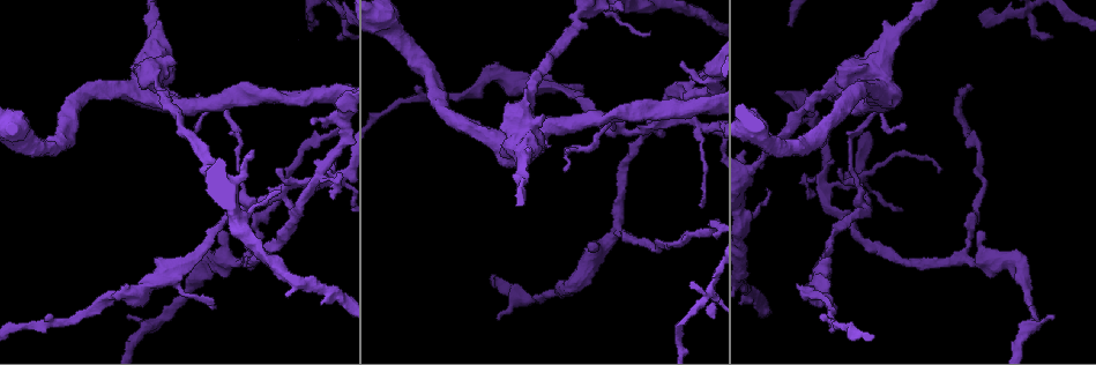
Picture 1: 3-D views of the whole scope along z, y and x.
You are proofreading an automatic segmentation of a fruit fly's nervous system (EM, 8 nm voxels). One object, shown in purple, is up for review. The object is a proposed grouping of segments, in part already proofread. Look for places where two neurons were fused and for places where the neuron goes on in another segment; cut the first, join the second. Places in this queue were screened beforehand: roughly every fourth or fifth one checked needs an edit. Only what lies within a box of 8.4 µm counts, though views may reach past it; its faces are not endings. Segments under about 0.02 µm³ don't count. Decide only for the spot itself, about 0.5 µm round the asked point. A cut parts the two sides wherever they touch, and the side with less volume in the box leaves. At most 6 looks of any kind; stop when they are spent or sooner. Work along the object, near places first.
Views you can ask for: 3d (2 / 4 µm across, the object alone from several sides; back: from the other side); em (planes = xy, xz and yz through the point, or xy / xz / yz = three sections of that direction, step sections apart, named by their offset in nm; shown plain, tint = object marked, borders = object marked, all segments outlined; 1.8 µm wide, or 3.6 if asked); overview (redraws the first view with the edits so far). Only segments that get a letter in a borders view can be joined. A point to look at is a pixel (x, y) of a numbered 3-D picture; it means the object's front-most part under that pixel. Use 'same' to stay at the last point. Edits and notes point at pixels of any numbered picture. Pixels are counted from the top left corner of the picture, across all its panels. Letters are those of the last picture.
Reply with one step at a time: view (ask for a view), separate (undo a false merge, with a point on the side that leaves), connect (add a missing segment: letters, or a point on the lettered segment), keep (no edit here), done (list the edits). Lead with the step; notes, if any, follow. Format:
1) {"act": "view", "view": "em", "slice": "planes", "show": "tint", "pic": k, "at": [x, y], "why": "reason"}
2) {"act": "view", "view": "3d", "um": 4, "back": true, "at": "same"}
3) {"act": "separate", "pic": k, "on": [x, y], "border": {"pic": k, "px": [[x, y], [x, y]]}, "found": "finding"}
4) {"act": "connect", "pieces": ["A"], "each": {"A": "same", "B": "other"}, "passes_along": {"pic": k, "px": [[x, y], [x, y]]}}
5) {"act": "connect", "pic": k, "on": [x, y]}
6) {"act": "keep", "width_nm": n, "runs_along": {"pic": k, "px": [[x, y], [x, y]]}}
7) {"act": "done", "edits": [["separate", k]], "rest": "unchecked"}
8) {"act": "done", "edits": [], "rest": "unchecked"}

{"act": "view", "view": "em", "slice": "planes", "show": "tint", "pic": 1, "at": [333, 174], "why": "looks like a crossing"}

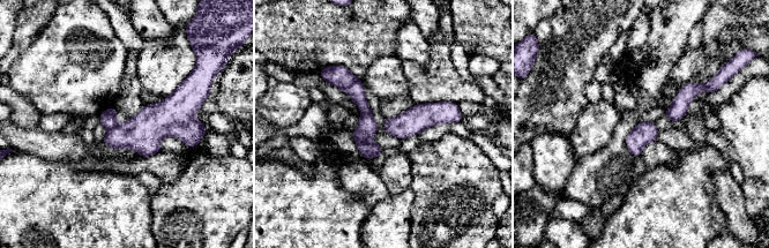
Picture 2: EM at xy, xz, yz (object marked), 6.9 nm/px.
{"act": "view", "view": "em", "slice": "planes", "show": "borders", "at": "same"}

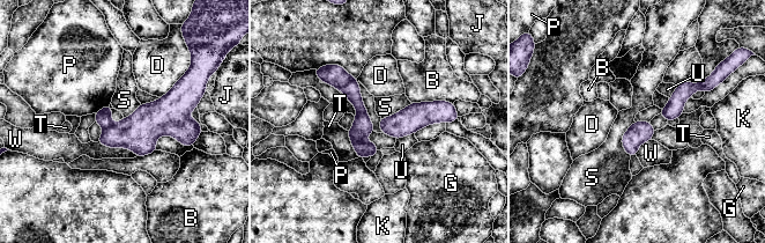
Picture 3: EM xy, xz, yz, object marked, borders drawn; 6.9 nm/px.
{"act": "separate", "pic": 3, "on": [103, 117], "longest_contact_nm": ["W", 300], "each": {"B": "other", "D": "other", "G": "other", "J": "other", "K": "other", "P": "other", "S": "other", "T": "other", "U": "other", "W": "other"}, "part_leaving": {"pic": 3, "px": [[335, 67], [359, 105], [362, 142], [371, 153]]}, "found": "a second neuron is stuck on"}

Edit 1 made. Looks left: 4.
{"act": "view", "view": "overview"}

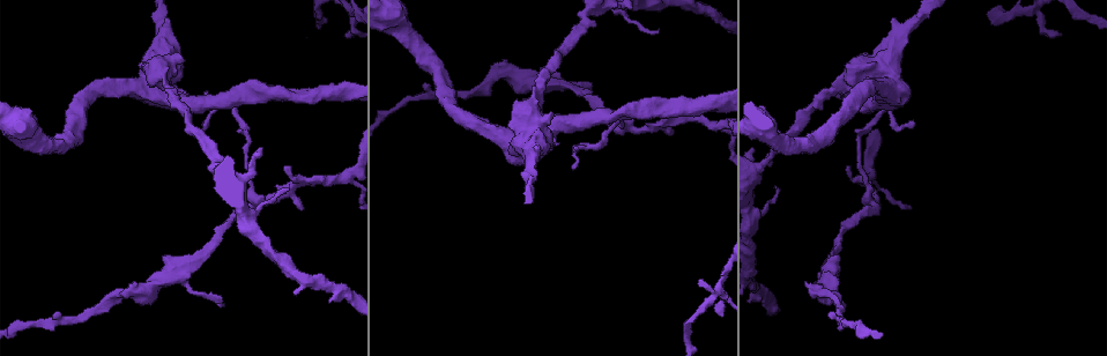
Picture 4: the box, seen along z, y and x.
{"act": "view", "view": "3d", "um": 4, "back": true, "pic": 4, "at": [766, 163], "why": "sharp bend"}

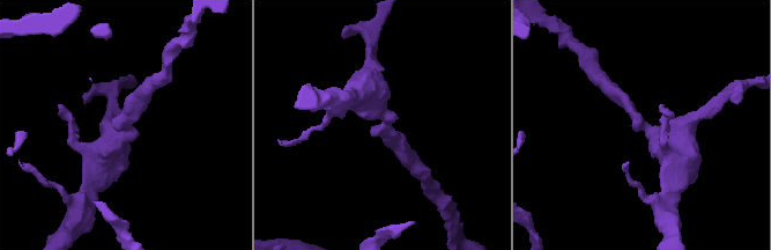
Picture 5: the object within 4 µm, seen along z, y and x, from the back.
{"act": "view", "view": "em", "slice": "planes", "show": "plain", "pic": 5, "at": [384, 126], "arm_widths_nm": [220, 500]}

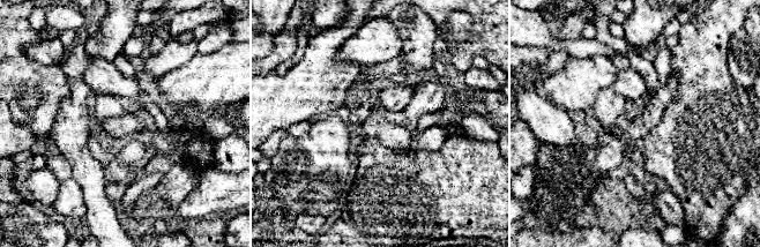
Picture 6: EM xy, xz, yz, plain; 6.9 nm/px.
{"act": "view", "view": "em", "slice": "planes", "show": "borders", "at": "same"}

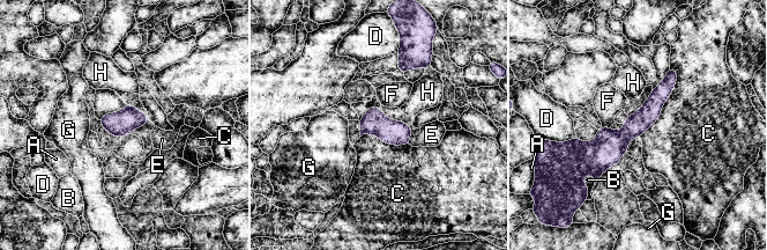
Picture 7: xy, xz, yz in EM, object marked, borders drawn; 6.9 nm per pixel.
{"act": "keep", "each": {"A": "other", "B": "other", "C": "other", "D": "other", "E": "other", "F": "other", "G": "other", "H": "other"}, "border": {"pic": 7, "px": [[674, 67], [671, 95], [639, 137]]}, "found": "one neuron here"}

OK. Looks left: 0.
{"act": "done", "edits": [["separate", 3]], "rest": "unchecked"}

